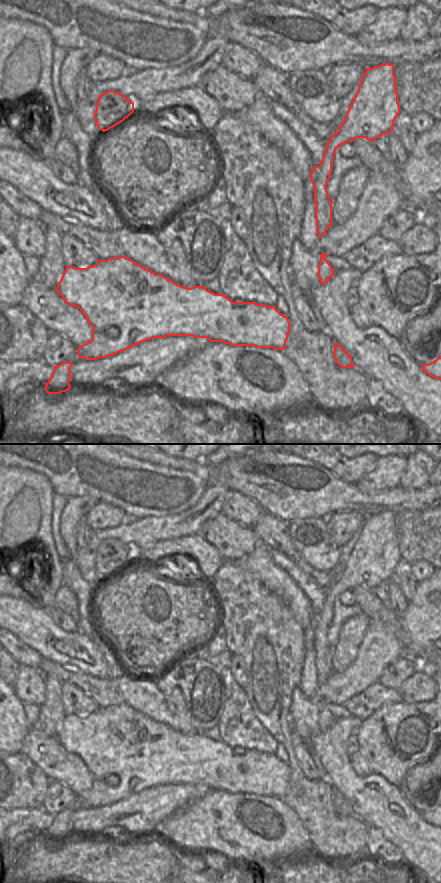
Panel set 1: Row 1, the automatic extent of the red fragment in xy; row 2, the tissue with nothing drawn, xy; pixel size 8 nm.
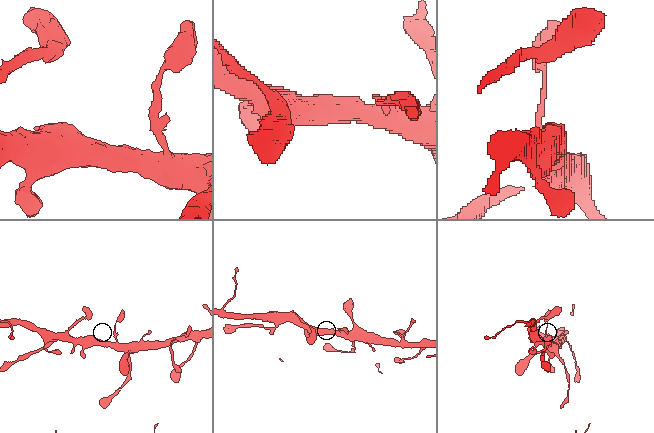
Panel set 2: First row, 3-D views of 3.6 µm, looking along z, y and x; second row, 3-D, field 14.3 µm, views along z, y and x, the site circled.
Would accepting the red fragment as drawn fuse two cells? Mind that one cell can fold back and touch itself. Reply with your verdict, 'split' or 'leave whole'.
leave whole

